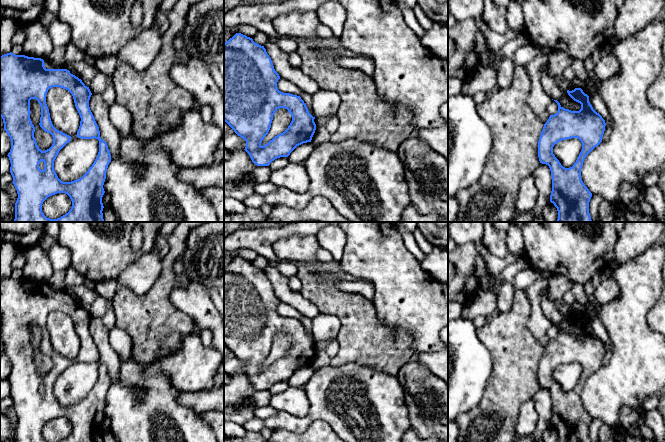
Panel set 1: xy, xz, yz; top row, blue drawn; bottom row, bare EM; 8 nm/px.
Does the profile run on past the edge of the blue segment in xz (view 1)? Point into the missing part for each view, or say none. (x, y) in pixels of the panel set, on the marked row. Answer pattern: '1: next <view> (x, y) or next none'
1: next none

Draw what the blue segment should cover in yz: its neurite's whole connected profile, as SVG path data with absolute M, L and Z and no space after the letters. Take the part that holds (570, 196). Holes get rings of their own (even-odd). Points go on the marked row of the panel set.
M575 88L572 91L567 90L567 93L574 101L581 104L581 109L571 111L563 108L557 100L554 100L558 105L558 111L556 114L550 115L544 124L538 141L538 157L540 163L548 165L551 171L550 202L557 208L557 222L592 222L589 213L592 193L581 179L581 169L586 156L602 142L606 123L602 116L593 109L589 102L589 96L581 88ZM571 138L577 138L581 141L582 150L573 166L565 168L553 154L553 147L558 142Z

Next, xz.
M236 33L232 38L224 43L224 121L234 130L234 132L246 141L245 151L249 154L252 162L257 166L269 166L272 161L280 157L288 157L290 153L299 145L311 142L316 130L313 117L300 96L290 93L283 93L278 90L277 82L280 79L275 71L271 58L264 46L261 46L241 33ZM279 108L285 108L292 116L292 121L288 128L275 136L264 146L262 140L268 134L273 115Z

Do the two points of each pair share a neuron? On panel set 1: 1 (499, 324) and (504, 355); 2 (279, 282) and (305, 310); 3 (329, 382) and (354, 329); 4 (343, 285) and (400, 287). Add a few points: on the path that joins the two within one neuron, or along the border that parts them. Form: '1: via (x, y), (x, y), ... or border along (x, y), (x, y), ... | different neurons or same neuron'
1: via (501, 332), (502, 347) | same neuron
2: via (284, 289), (298, 303) | same neuron
3: border along (359, 363), (330, 365) | different neurons
4: border along (352, 277), (366, 279), (374, 286), (372, 300) | different neurons

